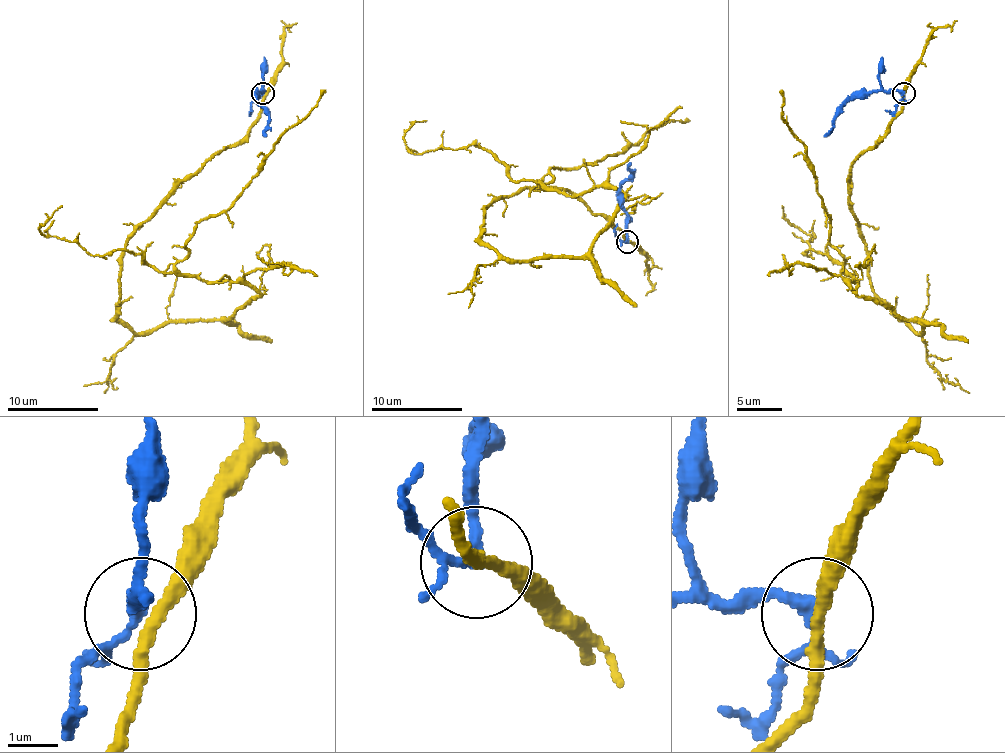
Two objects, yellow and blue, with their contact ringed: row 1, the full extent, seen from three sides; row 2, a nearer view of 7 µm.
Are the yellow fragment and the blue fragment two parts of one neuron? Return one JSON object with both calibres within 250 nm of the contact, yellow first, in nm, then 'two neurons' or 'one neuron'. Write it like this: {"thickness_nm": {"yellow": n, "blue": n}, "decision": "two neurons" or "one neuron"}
{"thickness_nm": {"yellow": 240, "blue": 180}, "decision": "two neurons"}

